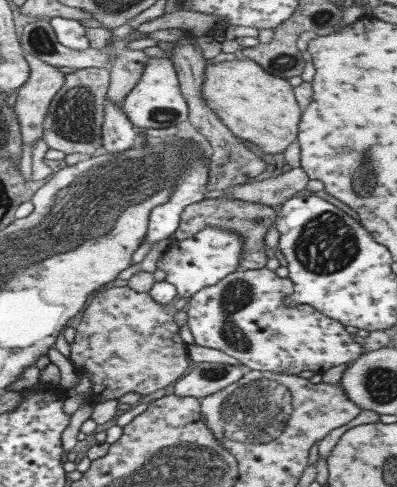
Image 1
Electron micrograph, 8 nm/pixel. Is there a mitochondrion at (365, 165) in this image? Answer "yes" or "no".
yes

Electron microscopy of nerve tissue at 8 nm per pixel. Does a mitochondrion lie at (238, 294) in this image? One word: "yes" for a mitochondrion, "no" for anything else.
yes

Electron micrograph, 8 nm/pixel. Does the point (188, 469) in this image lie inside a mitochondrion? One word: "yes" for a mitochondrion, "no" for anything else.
yes

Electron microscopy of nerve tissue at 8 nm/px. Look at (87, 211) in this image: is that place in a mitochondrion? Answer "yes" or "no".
yes

